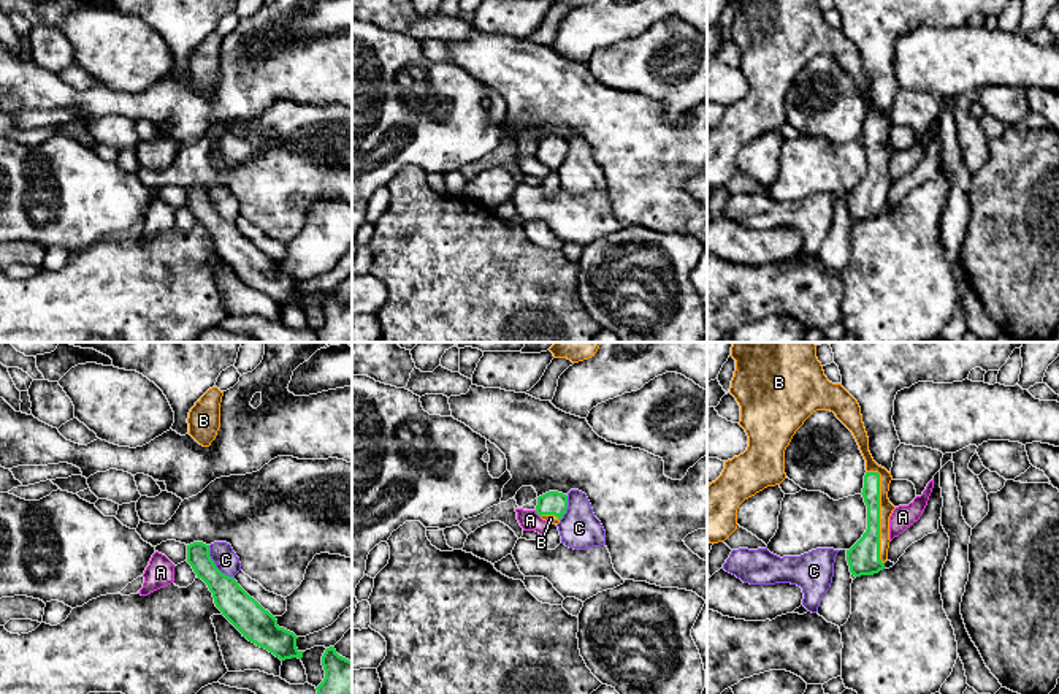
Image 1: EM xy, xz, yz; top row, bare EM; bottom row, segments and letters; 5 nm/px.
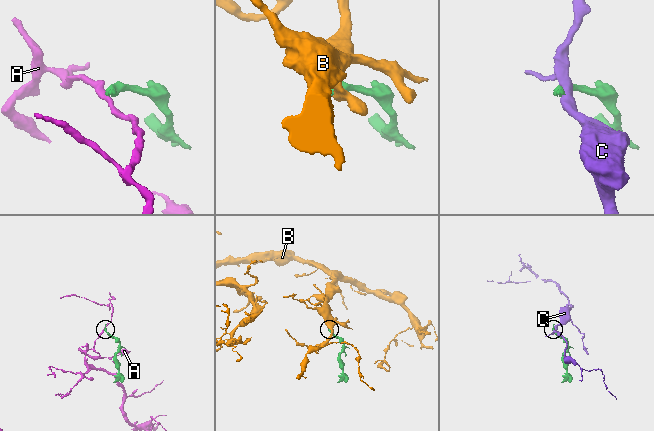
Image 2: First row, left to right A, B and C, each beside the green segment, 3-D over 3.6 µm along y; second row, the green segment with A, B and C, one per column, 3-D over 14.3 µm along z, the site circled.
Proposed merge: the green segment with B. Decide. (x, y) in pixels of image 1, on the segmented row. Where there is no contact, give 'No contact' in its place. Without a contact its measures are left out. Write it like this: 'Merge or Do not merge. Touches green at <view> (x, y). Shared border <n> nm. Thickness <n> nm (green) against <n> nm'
Merge. Touches green at yz (879, 514). Shared border 480 nm. Thickness 160 nm (green) against 70 nm

